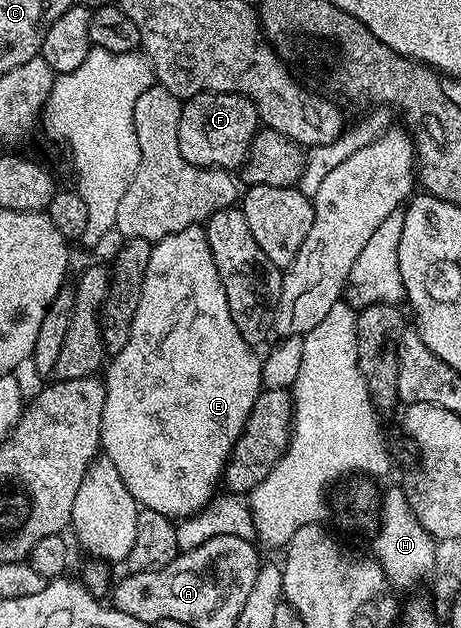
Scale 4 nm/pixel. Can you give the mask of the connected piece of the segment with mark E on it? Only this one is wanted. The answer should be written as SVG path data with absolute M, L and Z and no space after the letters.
M194 224L153 244L130 339L107 362L102 373L103 456L118 467L126 491L134 495L137 505L173 519L192 517L213 502L221 488L228 458L262 391L261 358L258 353L256 357L257 350L242 339L234 319L230 319L230 303L226 303L224 280L218 275L213 246L210 237L200 229L203 228L199 224Z

